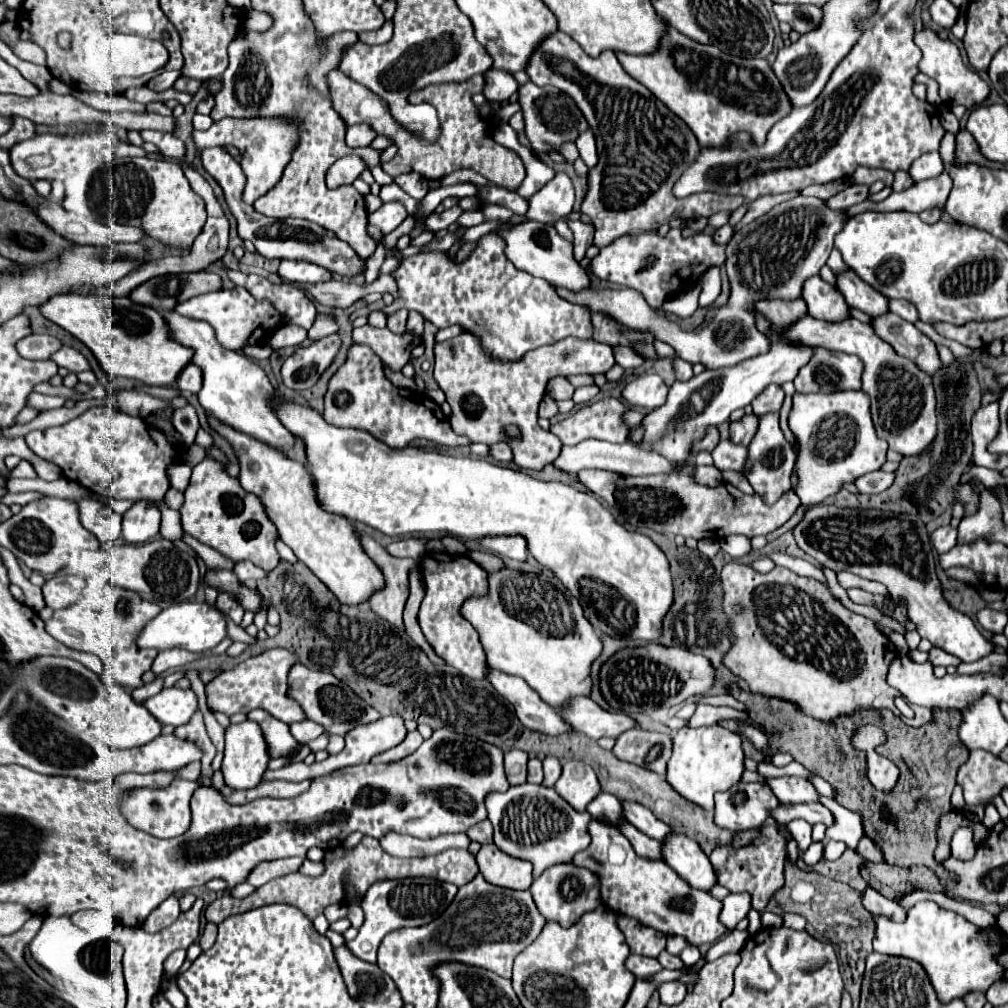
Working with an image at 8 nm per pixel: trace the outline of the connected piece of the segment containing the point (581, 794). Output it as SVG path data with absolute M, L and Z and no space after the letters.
M583 761L563 763L563 775L555 783L555 791L577 811L585 811L587 805L601 791L599 781L591 765Z

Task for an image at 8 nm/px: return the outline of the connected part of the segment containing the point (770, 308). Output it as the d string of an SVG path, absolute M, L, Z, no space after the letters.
M801 299L795 301L757 301L755 303L757 311L763 311L763 315L767 315L767 319L775 325L775 333L783 333L783 329L787 329L787 325L791 325L791 321L797 321L799 317L807 315L807 305Z

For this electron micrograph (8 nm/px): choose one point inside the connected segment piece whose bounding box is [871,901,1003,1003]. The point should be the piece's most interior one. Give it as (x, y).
(959, 958)

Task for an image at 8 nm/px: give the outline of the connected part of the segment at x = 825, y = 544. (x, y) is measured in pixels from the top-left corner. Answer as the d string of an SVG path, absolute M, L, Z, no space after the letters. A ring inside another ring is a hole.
M817 505L805 511L803 519L793 527L793 537L797 545L821 565L883 583L889 595L895 599L903 597L917 633L929 639L933 647L957 655L961 661L977 661L993 651L993 643L977 631L975 623L967 615L955 611L943 597L929 533L919 517L877 509Z

